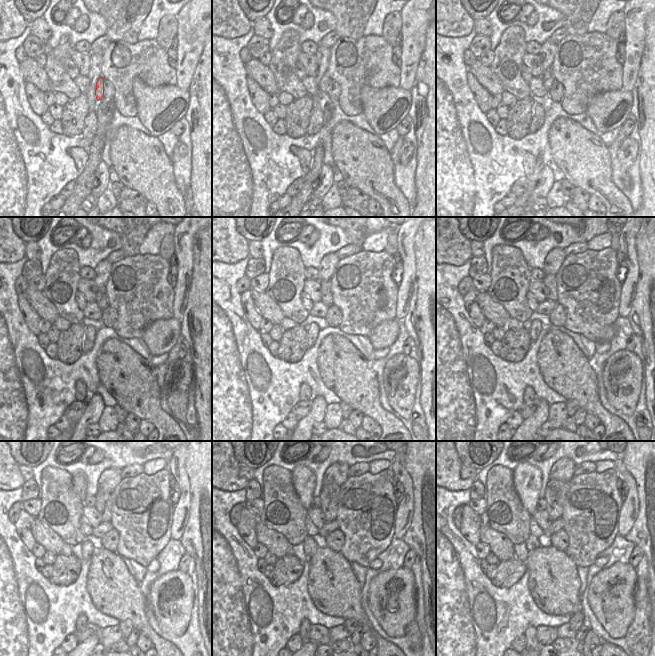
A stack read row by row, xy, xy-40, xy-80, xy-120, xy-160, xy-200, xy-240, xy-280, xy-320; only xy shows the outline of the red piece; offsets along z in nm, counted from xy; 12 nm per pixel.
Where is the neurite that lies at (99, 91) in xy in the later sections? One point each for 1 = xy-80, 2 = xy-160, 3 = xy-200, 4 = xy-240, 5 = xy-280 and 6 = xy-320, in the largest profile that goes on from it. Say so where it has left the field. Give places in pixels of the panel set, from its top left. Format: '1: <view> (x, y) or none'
1: xy-80 (548, 78)
2: xy-160 (326, 295)
3: xy-200 (549, 280)
4: xy-240 (103, 499)
5: xy-280 (329, 495)
6: xy-320 (556, 491)

